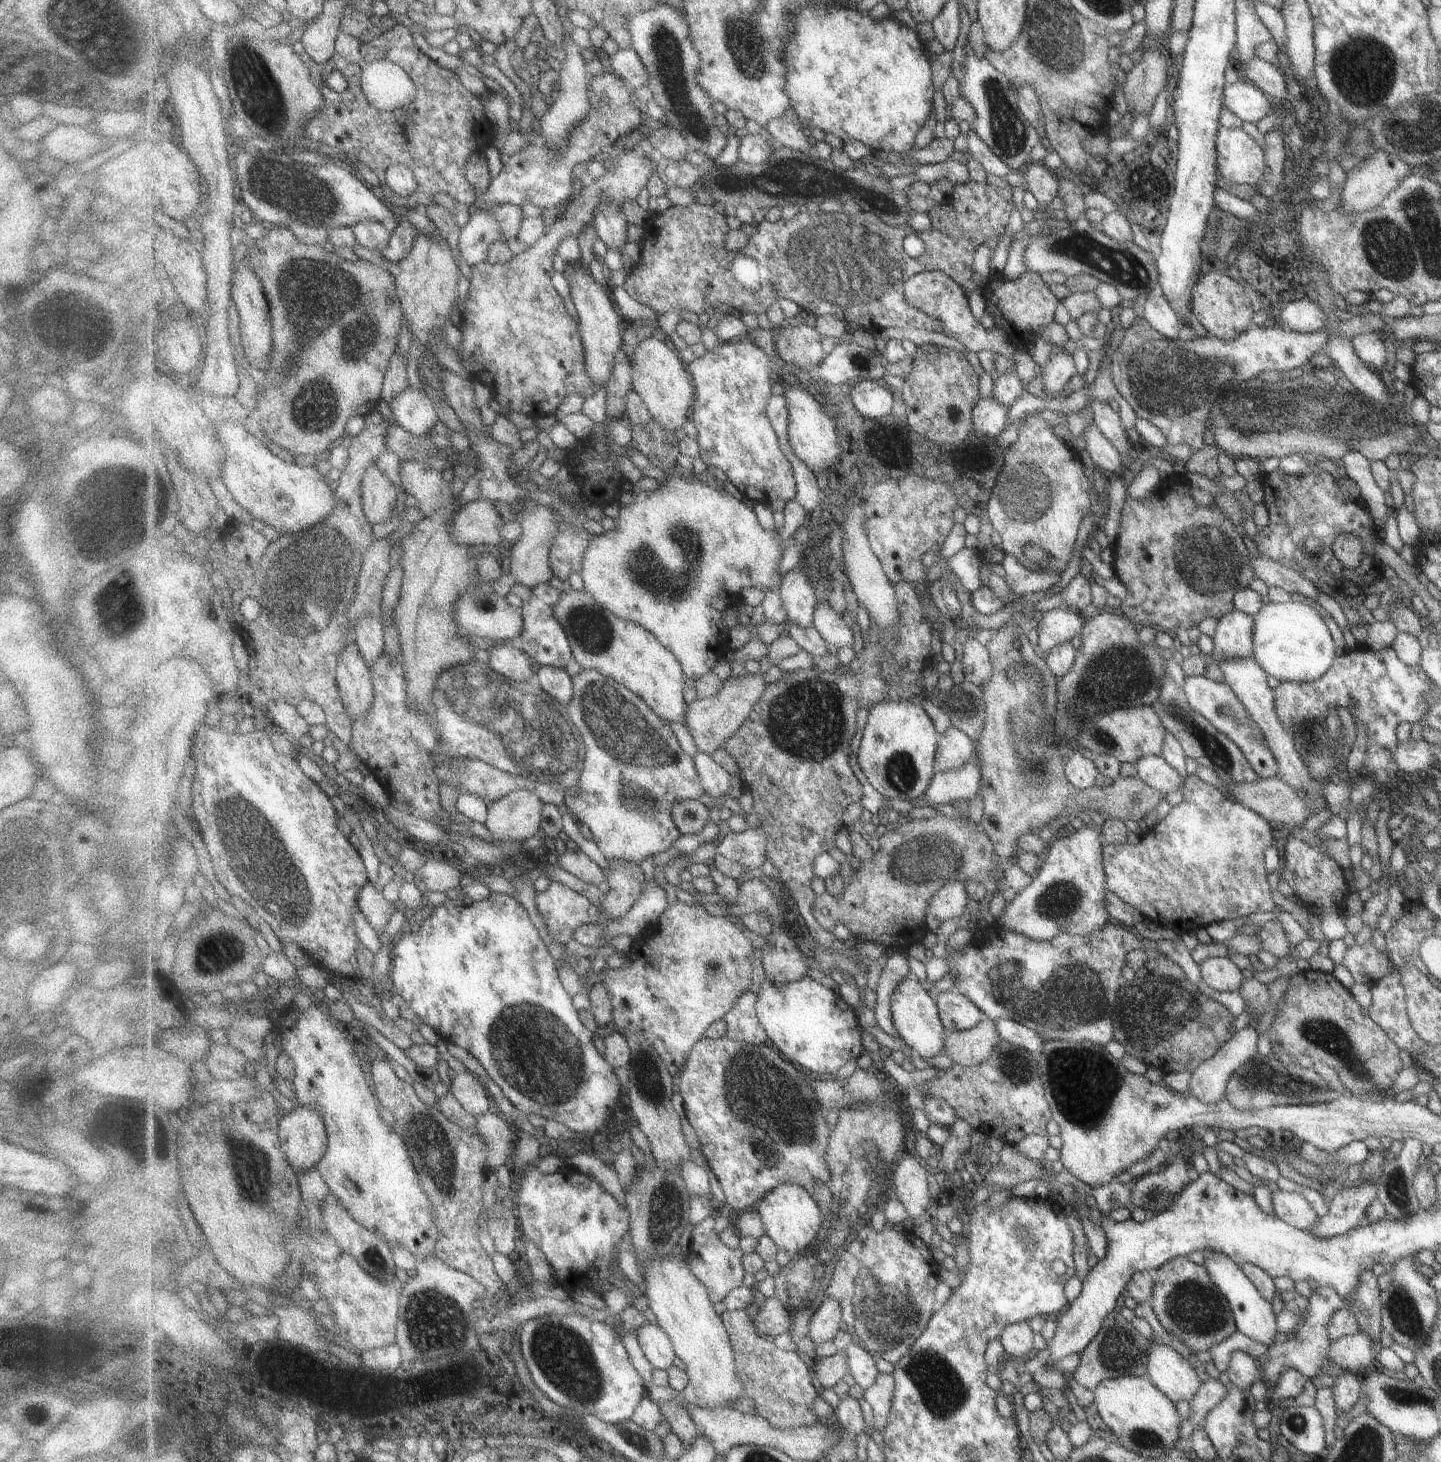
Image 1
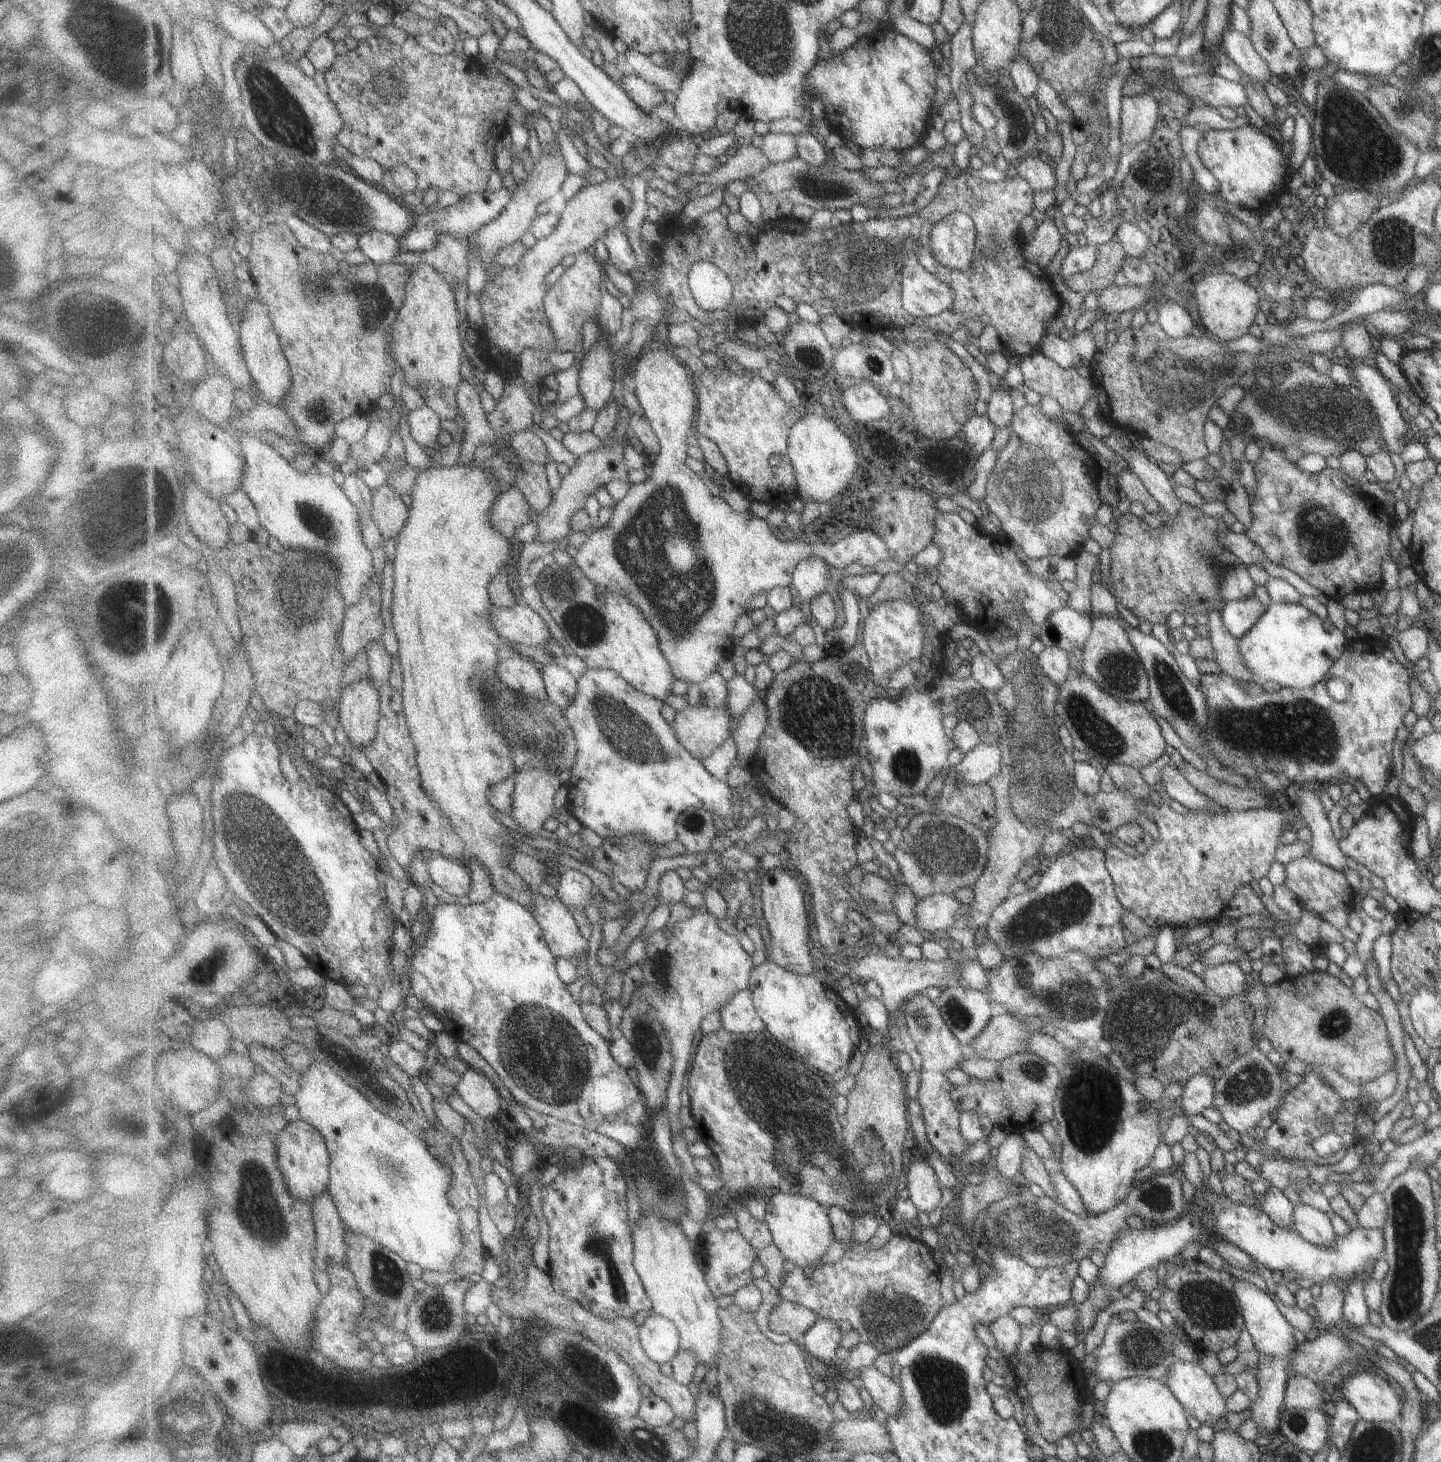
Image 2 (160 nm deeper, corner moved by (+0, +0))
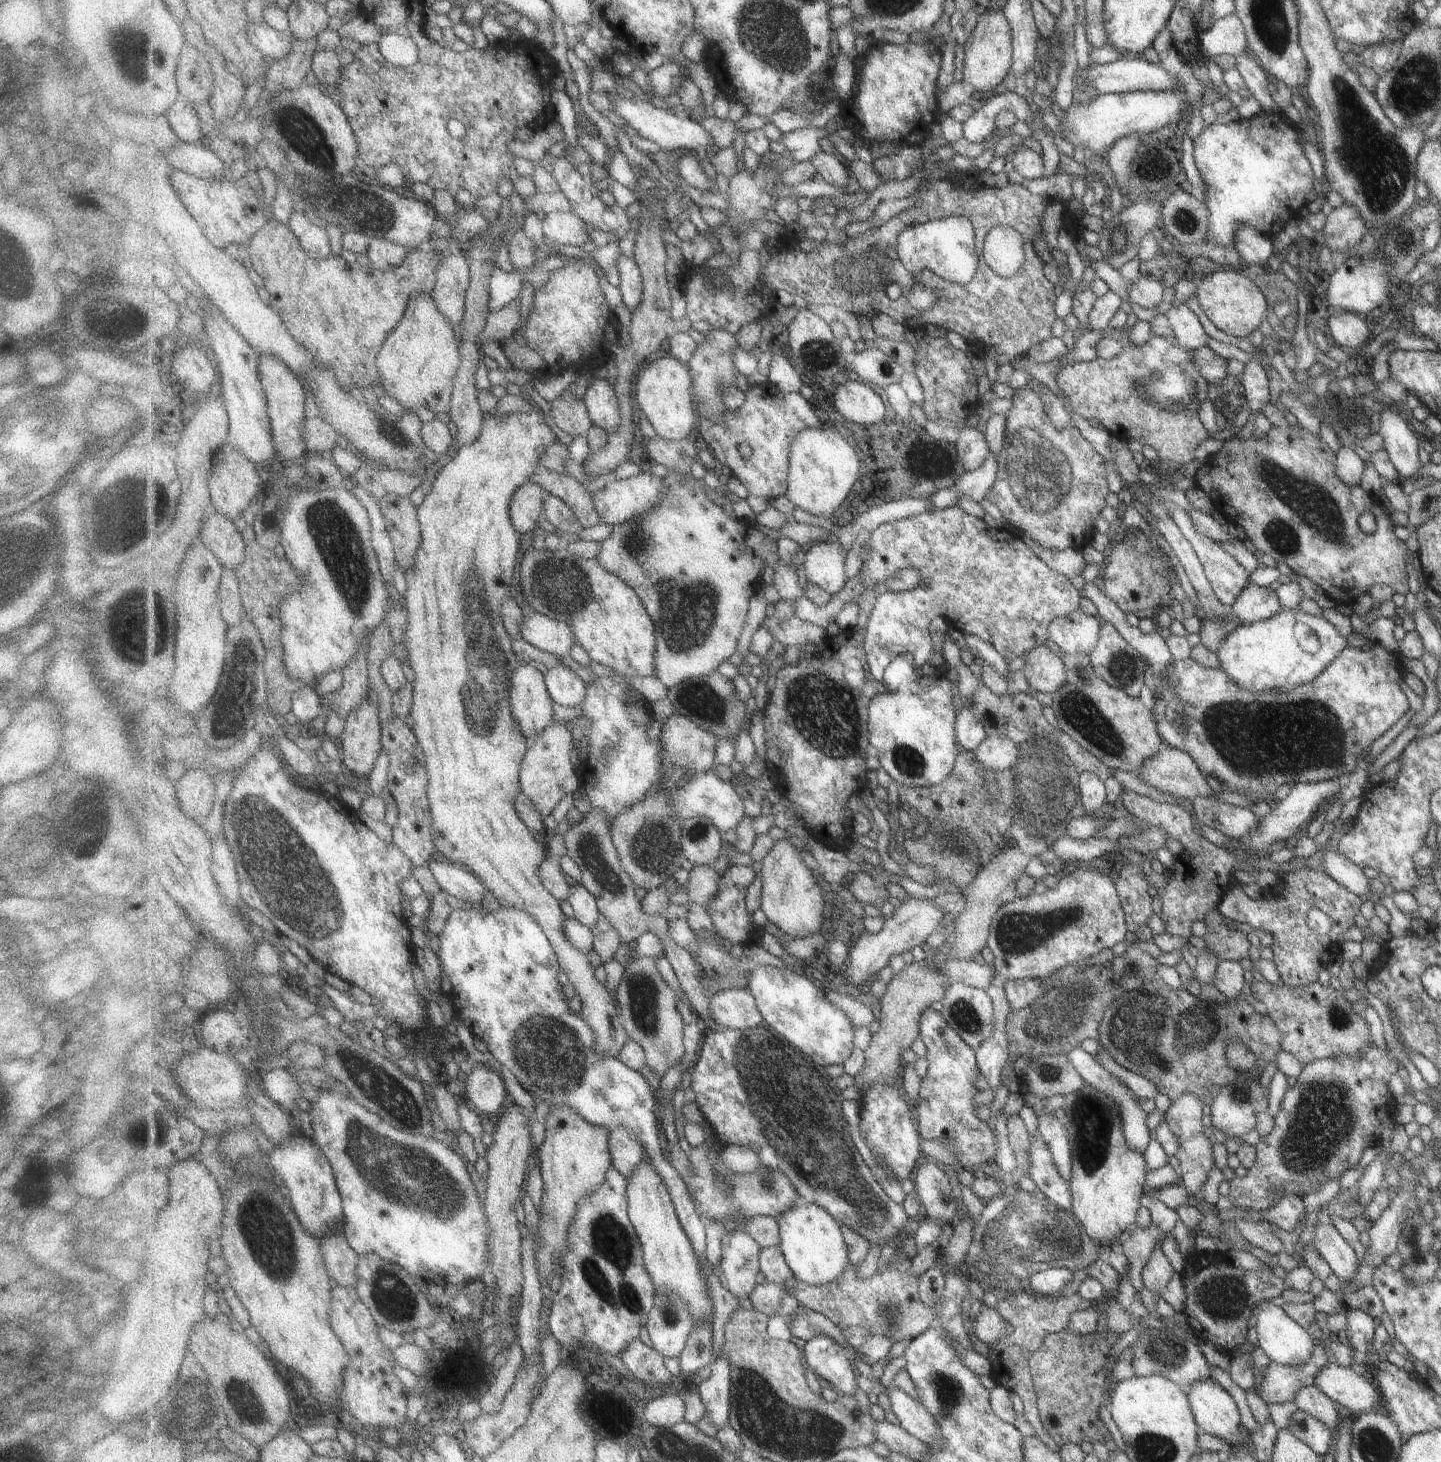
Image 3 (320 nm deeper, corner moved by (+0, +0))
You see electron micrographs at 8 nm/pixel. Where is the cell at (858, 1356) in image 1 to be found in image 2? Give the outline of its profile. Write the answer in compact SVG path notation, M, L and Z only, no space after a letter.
M865 1366L859 1370L859 1377L863 1381L863 1387L873 1398L875 1409L885 1412L888 1416L901 1414L903 1408L903 1392L896 1379L884 1375L881 1370L871 1366Z

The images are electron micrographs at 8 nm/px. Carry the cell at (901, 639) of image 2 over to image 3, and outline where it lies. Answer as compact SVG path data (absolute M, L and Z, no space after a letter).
M955 505L878 526L871 532L870 553L858 573L832 595L827 605L819 606L806 596L796 598L794 615L805 622L828 629L849 602L853 601L860 606L859 600L867 591L875 588L879 582L895 578L901 569L918 570L922 578L920 583L908 591L887 590L880 594L870 610L867 626L863 629L868 672L878 681L884 680L886 666L899 655L911 653L920 671L928 665L934 653L930 626L938 616L947 618L964 635L975 635L982 641L990 642L1008 663L1019 656L1025 658L1034 648L1044 645L1048 639L1046 632L1050 622L1077 610L1082 597L1081 592L1069 583L1065 575L1054 571L1039 558L1033 545L1024 537L1009 535L1007 530L989 525L985 520L967 514Z

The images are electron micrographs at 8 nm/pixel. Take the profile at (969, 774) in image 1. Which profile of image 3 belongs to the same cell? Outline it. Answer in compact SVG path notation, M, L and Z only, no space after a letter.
M995 735L988 736L974 751L986 769L999 772L1013 768L1020 757L1017 743Z

